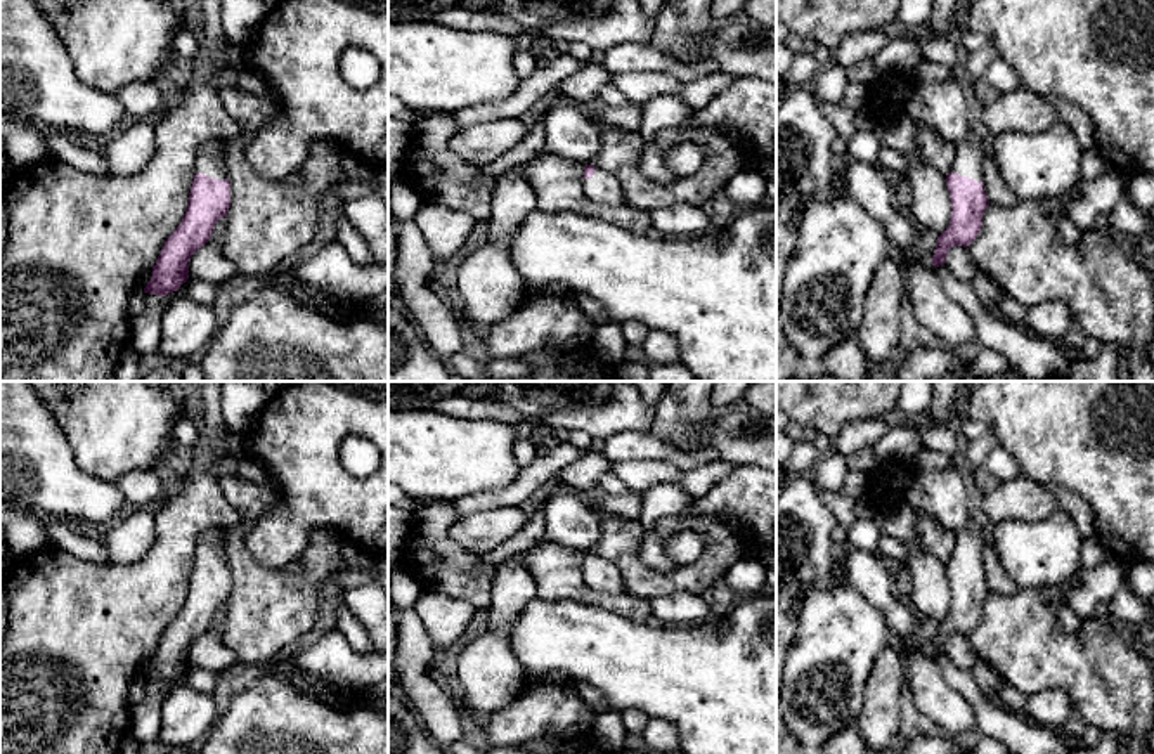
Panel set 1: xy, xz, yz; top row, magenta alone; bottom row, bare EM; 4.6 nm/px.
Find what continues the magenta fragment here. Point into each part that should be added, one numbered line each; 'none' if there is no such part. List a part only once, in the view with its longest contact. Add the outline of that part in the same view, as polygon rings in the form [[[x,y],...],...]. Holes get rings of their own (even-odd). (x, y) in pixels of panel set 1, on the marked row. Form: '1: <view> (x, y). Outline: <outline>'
1: yz (969, 156). Outline: [[[972,133],[967,140],[956,144],[955,147],[956,156],[950,173],[960,173],[974,179],[976,182],[984,182],[982,158],[989,153],[984,146],[984,139]]]

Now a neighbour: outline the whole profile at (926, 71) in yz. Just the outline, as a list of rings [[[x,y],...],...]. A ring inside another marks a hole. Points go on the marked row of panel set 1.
[[[922,59],[922,62],[913,71],[915,85],[937,83],[953,78],[953,69],[944,64],[930,62]]]

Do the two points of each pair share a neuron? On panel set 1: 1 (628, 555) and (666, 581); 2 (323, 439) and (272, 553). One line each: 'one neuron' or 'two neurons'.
1: one neuron
2: one neuron

